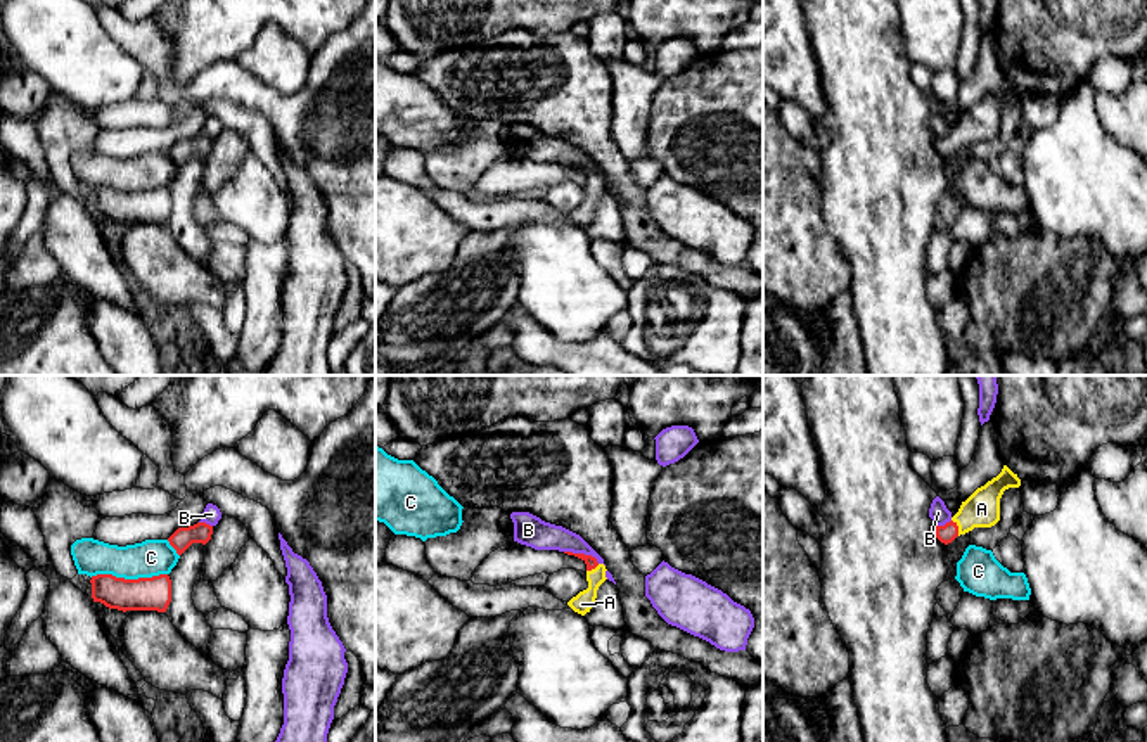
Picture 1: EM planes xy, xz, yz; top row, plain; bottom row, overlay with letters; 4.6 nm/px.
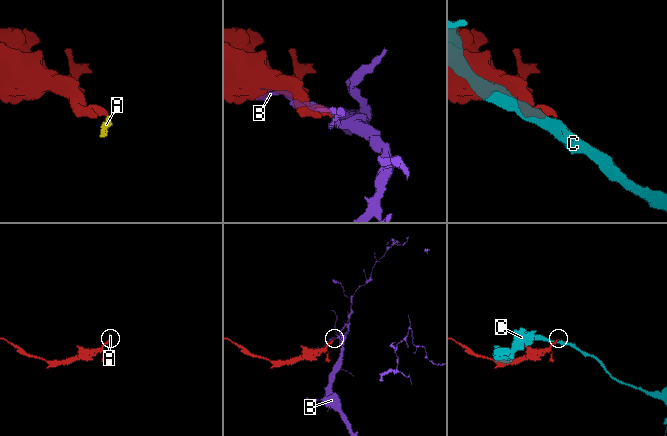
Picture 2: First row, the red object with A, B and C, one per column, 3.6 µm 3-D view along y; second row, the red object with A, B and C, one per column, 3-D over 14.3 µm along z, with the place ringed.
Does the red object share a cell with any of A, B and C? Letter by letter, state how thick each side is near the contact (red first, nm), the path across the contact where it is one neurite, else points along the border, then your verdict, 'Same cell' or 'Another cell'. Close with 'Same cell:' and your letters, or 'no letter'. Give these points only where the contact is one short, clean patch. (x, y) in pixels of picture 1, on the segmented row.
A: Thickness 90 nm (red) against 170 nm. Path across: yz (947, 533), (957, 528), (973, 512), (981, 509). Same cell
B: Thickness 50 nm (red) against 140 nm. Another cell
C: Thickness 160 nm (red) against 170 nm. Another cell
Same cell: A

